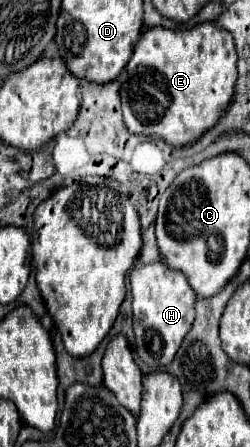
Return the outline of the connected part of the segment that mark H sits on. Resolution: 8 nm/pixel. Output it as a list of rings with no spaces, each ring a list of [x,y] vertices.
[[[164,260],[132,270],[130,282],[136,352],[140,360],[144,360],[148,366],[168,366],[174,360],[184,336],[192,328],[196,294],[190,288],[188,278],[180,270],[168,268]]]

